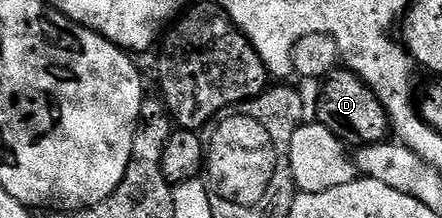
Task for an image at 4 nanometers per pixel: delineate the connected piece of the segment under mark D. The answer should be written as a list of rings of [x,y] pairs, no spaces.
[[[339,67],[320,81],[320,99],[316,103],[317,124],[328,127],[344,143],[358,141],[359,146],[379,145],[391,136],[392,126],[382,108],[374,98],[374,92],[352,72]]]

